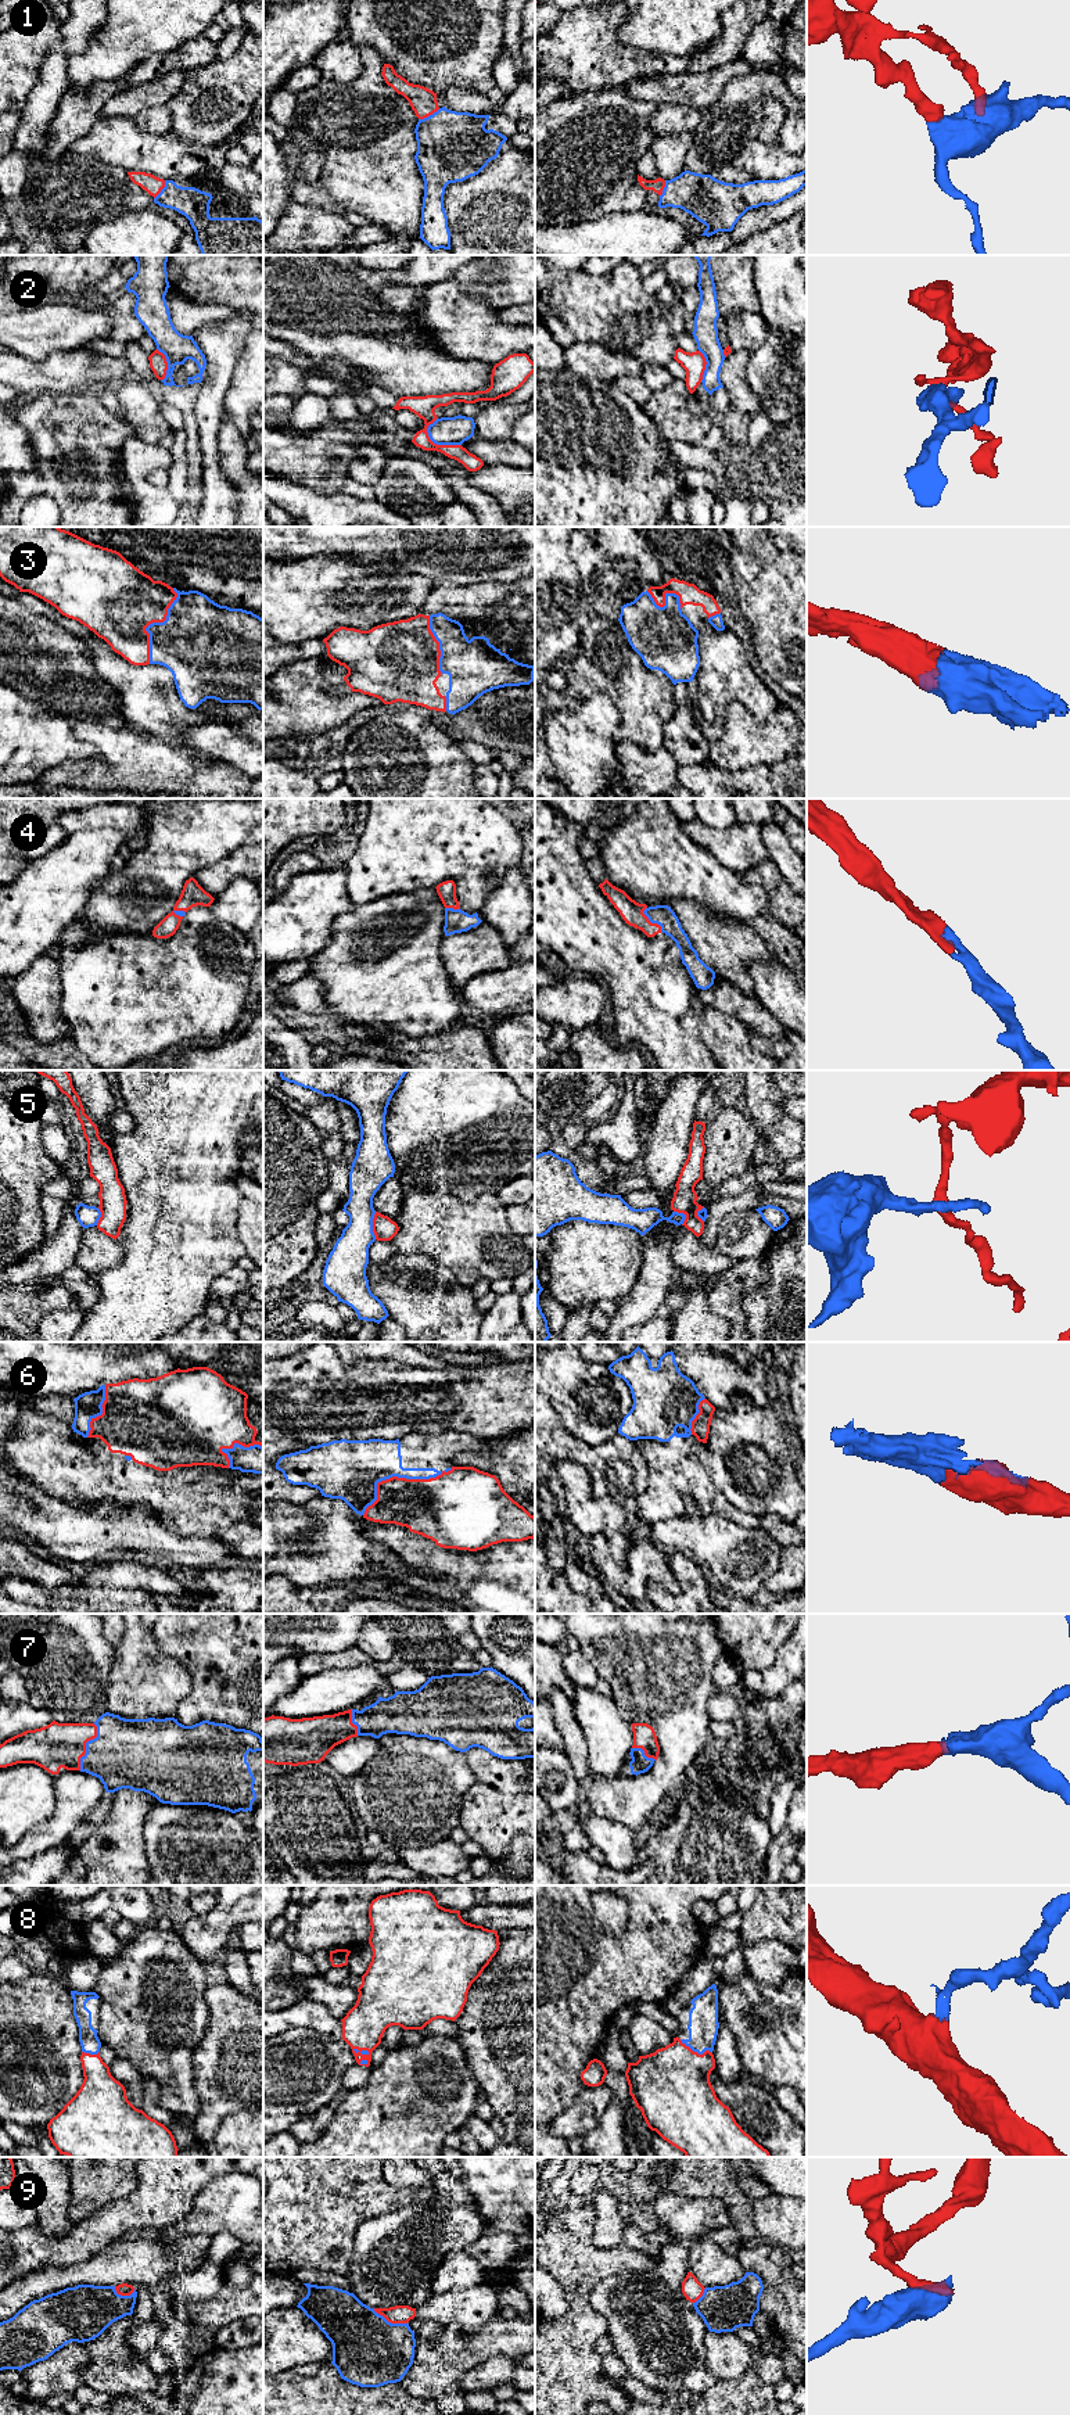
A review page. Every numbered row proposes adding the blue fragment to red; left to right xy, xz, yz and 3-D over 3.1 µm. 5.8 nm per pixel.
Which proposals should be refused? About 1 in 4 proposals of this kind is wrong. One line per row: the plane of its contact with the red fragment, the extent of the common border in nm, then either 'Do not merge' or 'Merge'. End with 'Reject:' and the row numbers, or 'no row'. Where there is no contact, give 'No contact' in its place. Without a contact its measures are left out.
1: Touches red in xz. Shared border 140 nm. Merge
2: Touches red in xz. Shared border 240 nm. Do not merge
3: Touches red in xy. Shared border 460 nm. Merge
4: Touches red in yz. Shared border 170 nm. Merge
5: Touches red in xz. Shared border 160 nm. Do not merge
6: Touches red in xz. Shared border 600 nm. Merge
7: Touches red in xy. Shared border 280 nm. Merge
8: Touches red in yz. Shared border 200 nm. Merge
9: Touches red in xz. Shared border 220 nm. Do not merge
Reject: 2, 5, 9

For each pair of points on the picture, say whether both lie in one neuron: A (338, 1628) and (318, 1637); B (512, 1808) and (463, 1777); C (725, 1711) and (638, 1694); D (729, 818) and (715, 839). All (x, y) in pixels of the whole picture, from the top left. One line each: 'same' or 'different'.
A: same
B: different
C: different
D: different

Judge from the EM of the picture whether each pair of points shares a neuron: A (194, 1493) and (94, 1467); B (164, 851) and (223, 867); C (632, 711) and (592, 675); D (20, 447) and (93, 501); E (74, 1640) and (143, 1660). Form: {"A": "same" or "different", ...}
{"A": "same", "B": "different", "C": "same", "D": "different", "E": "different"}

